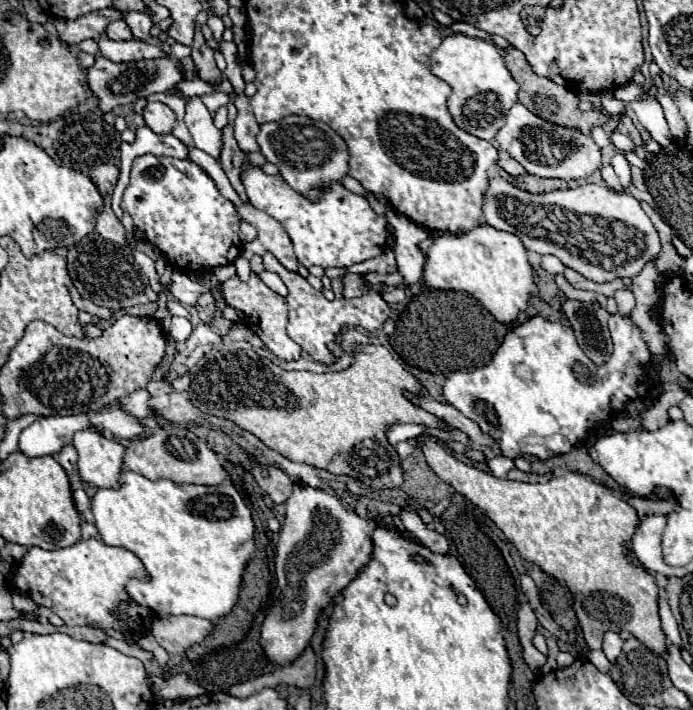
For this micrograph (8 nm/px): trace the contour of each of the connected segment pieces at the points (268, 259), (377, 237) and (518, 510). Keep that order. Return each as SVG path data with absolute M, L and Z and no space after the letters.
M267 254L263 256L263 264L269 272L279 274L279 278L285 282L289 294L287 294L287 302L289 302L289 324L287 324L287 334L303 346L303 350L321 364L333 364L335 356L331 354L331 350L327 348L329 342L333 342L337 338L339 332L347 330L347 328L365 328L365 330L377 330L383 326L383 322L389 318L391 308L389 304L381 298L379 292L365 292L359 298L335 298L333 302L327 300L319 290L315 290L303 276L295 274L295 272L287 272L287 268L283 268L279 264L279 260L275 260L275 256Z
M249 166L243 172L249 202L281 222L289 234L301 266L347 268L379 256L387 246L387 220L377 216L363 196L349 192L343 184L331 184L319 202L311 202L295 192L279 174L267 176L261 168Z
M433 438L423 440L423 454L427 464L435 470L435 474L449 482L467 500L471 500L471 504L481 508L515 544L515 548L525 560L537 564L541 570L549 572L557 580L567 582L569 590L575 596L575 612L585 642L591 650L601 648L603 634L607 630L627 630L655 654L667 654L667 640L659 620L659 586L655 582L655 574L637 564L635 560L629 560L631 538L639 526L639 516L631 504L617 498L603 484L597 484L579 472L565 472L563 476L555 476L545 484L523 484L513 480L501 480L489 472L481 472L473 466L463 464Z

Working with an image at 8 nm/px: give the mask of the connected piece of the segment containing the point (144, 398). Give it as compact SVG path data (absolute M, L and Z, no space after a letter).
M135 390L127 398L123 398L123 406L127 408L127 412L131 412L133 416L137 416L141 422L147 424L151 418L149 398L151 398L151 394L147 390Z

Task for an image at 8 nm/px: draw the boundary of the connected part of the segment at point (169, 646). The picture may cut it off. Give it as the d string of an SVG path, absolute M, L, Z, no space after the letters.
M157 616L153 636L169 654L185 654L193 644L203 642L215 624L197 616Z

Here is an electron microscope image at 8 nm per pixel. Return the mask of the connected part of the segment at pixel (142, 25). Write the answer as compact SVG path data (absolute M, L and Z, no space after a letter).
M129 12L127 14L127 20L125 20L133 32L133 36L137 40L149 40L151 38L151 28L153 28L153 20L145 14L139 14L139 12Z

